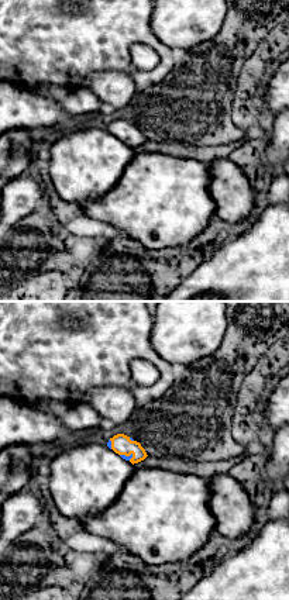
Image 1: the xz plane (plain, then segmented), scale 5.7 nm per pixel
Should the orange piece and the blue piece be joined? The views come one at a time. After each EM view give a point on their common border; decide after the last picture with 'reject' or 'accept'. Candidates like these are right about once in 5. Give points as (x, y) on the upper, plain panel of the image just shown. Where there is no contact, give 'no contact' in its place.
meets orange at (127, 140)

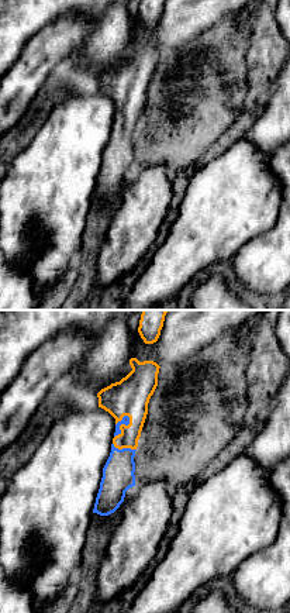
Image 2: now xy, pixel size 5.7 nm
meets orange at (120, 110)

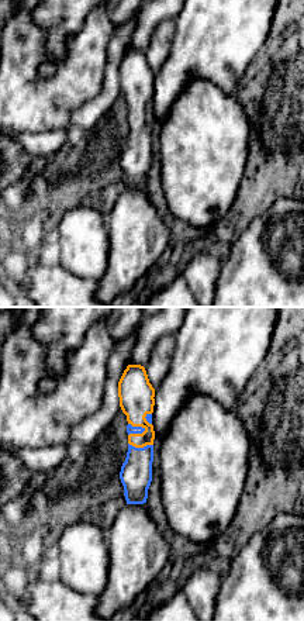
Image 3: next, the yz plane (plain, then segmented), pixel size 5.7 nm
meets orange at (137, 110)

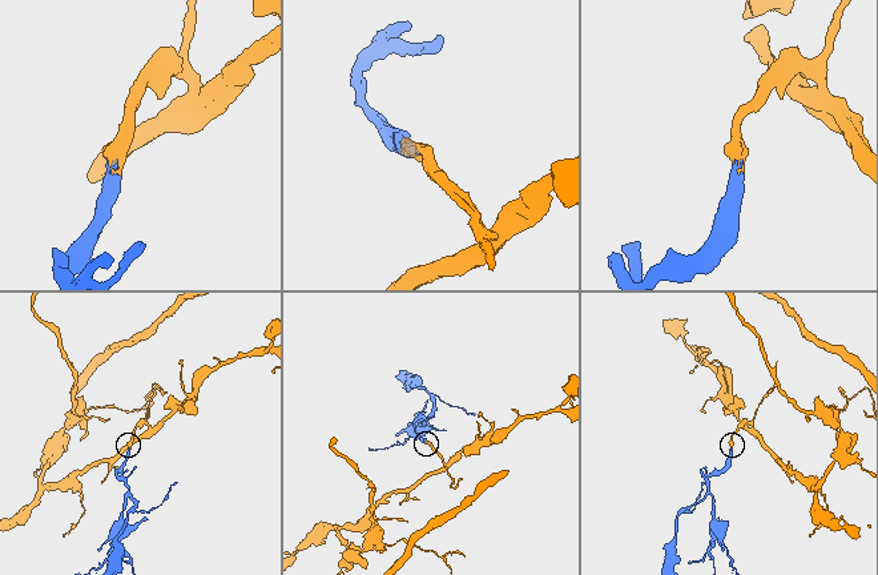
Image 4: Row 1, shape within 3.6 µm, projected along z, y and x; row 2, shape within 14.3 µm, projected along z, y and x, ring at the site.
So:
accept

